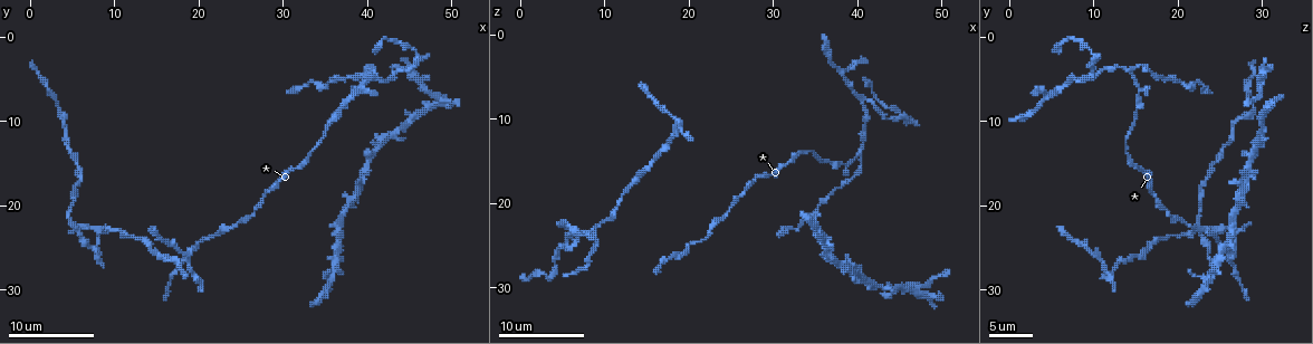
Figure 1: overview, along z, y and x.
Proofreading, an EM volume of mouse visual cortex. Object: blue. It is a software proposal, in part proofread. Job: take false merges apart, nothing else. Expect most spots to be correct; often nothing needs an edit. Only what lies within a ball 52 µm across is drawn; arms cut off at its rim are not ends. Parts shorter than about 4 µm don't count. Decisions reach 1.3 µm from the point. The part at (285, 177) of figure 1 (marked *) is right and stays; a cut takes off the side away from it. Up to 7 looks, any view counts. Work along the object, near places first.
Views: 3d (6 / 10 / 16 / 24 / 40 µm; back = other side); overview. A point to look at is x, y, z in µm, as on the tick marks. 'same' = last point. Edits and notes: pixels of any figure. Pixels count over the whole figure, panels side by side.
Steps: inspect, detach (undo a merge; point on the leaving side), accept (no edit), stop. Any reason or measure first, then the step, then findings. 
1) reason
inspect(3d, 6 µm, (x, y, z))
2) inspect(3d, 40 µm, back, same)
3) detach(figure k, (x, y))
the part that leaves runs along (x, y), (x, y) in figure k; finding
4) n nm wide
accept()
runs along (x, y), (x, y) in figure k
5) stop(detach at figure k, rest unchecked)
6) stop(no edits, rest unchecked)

side arm on a straight run
inspect(3d, 16 µm, (40.4, 4.0, 14.2))

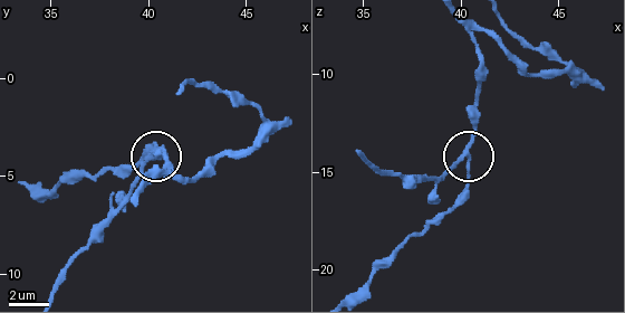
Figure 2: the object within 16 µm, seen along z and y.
inspect(3d, 16 µm, back, same)

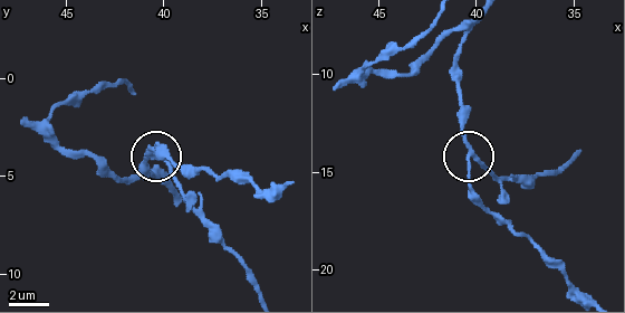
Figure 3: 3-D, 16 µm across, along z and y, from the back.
3 arms
accept()
runs along (577, 153), (560, 169), (501, 179), (468, 149), (462, 101) in figure 3; continuous, no second neuron

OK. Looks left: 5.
three-way junction
inspect(3d, 10 µm, (40.0, 14.4, 28.6))

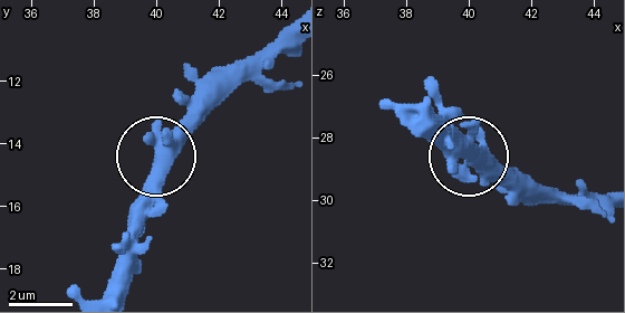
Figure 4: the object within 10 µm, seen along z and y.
3 arms
accept()
one neuron here

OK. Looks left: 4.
two arms in line, one across
inspect(3d, 10 µm, (41.0, 4.8, 8.2))

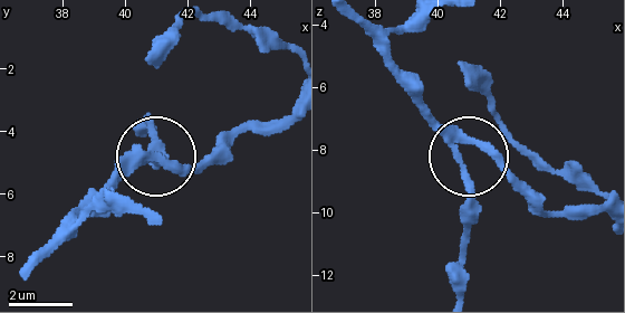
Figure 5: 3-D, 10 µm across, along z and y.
200 nm wide
accept()
one neuron here

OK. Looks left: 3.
sudden change in width
inspect(3d, 16 µm, (35.8, 5.0, 20.2))

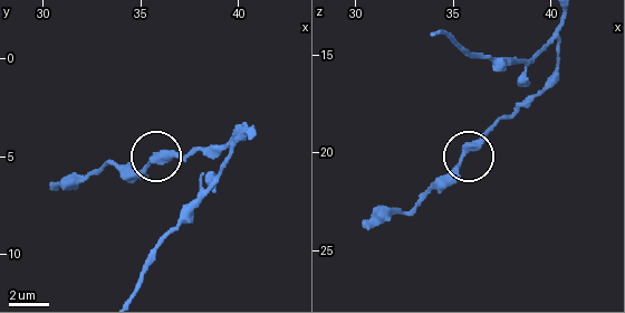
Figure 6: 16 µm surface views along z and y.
zoom in
inspect(3d, 6 µm, (35.7, 5.3, 20.2))

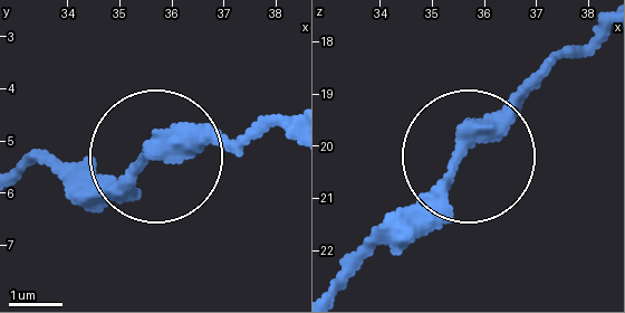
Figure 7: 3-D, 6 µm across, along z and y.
accept()
runs along (596, 37), (462, 158), (400, 246) in figure 7; all the same neuron

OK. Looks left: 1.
stop(no edits, rest unchecked)

